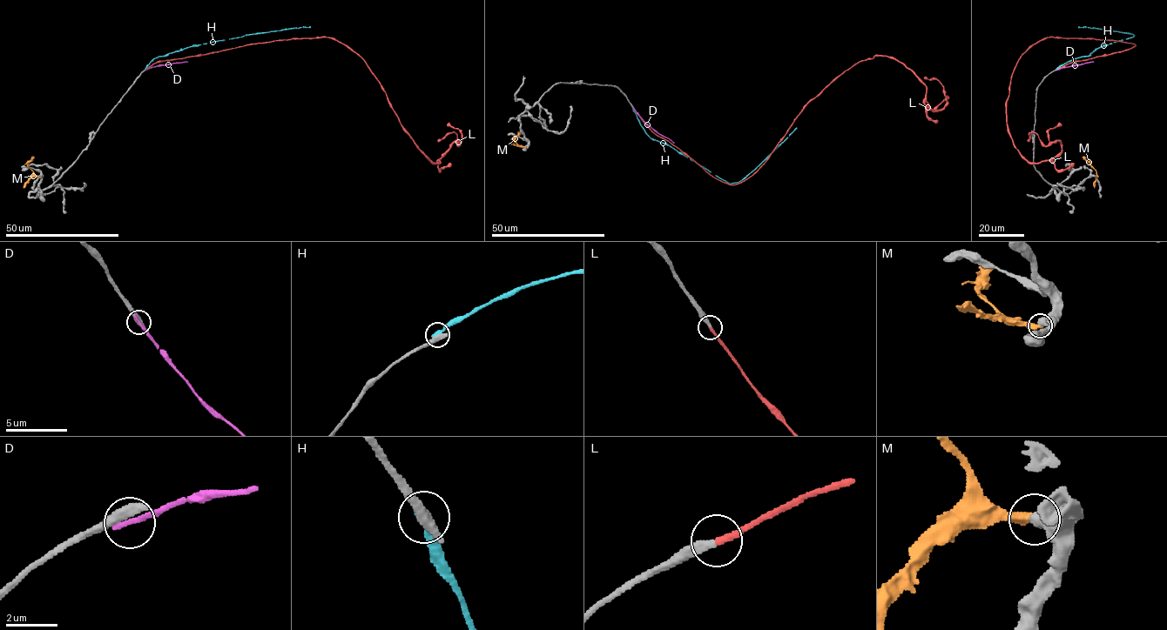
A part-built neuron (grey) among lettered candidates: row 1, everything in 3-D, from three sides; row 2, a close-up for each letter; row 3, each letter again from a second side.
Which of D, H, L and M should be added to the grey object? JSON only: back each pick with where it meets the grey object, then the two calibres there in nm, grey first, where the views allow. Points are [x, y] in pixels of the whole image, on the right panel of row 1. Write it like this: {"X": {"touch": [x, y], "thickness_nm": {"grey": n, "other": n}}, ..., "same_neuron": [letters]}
{"L": {"touch": [1060, 68], "thickness_nm": {"grey": 360, "other": 240}}, "same_neuron": ["L"]}

